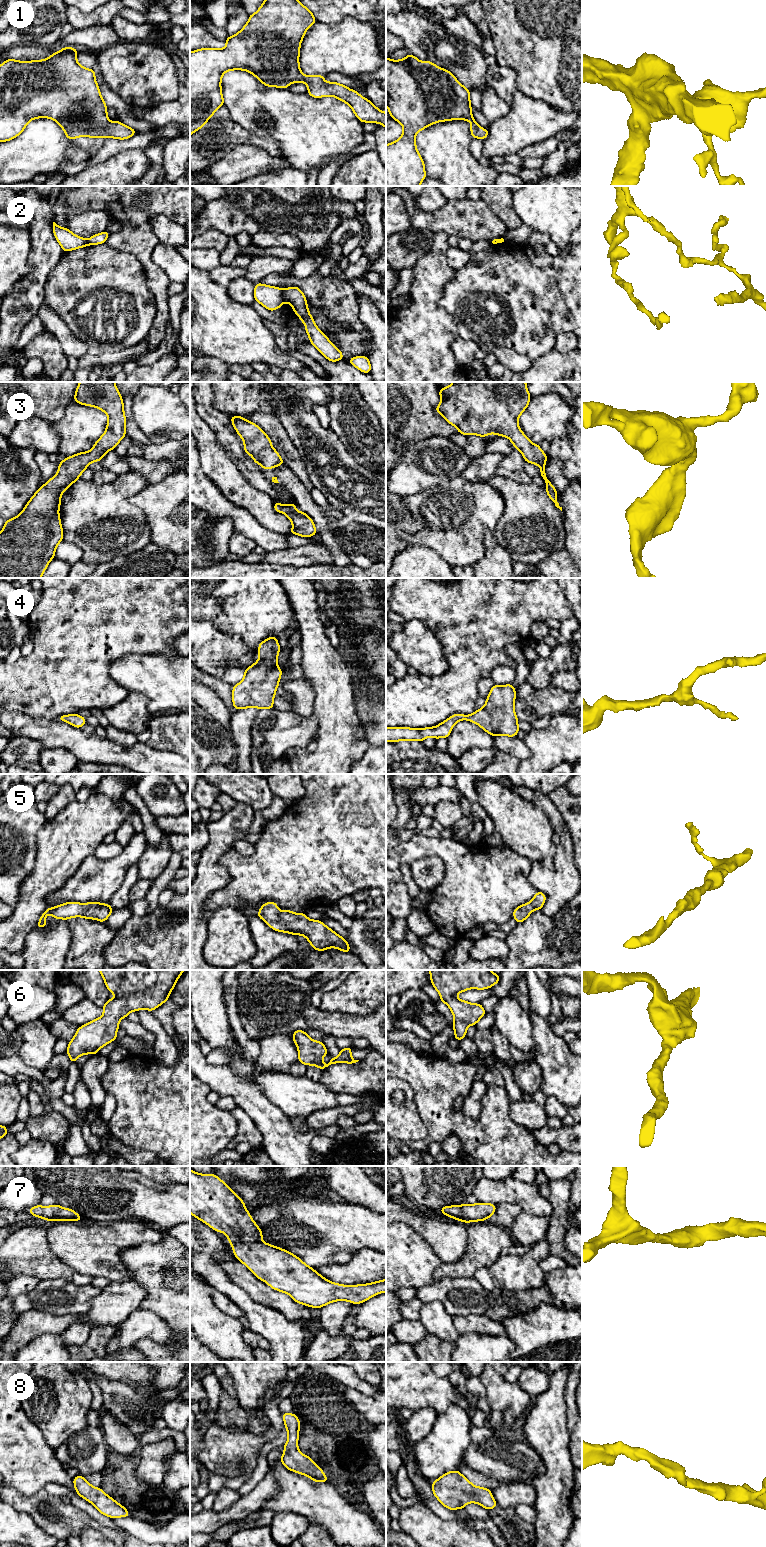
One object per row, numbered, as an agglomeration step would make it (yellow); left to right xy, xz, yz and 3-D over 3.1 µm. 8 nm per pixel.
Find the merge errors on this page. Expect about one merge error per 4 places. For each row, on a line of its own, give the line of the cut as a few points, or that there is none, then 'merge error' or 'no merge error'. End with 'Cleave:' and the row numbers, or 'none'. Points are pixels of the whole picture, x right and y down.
1: no cut; no merge error
2: cut in xz along (282, 290), (284, 300); merge error
3: no cut; no merge error
4: no cut; no merge error
5: no cut; no merge error
6: no cut; no merge error
7: no cut; no merge error
8: no cut; no merge error
Cleave: 2

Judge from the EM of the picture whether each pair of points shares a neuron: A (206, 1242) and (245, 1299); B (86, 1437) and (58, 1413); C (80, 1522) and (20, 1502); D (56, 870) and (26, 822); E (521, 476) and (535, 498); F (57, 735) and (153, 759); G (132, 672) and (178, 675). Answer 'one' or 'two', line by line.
A: one
B: two
C: one
D: two
E: two
F: one
G: one

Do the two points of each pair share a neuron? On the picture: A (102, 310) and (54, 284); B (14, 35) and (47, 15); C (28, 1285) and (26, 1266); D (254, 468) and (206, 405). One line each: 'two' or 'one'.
A: one
B: one
C: two
D: one

